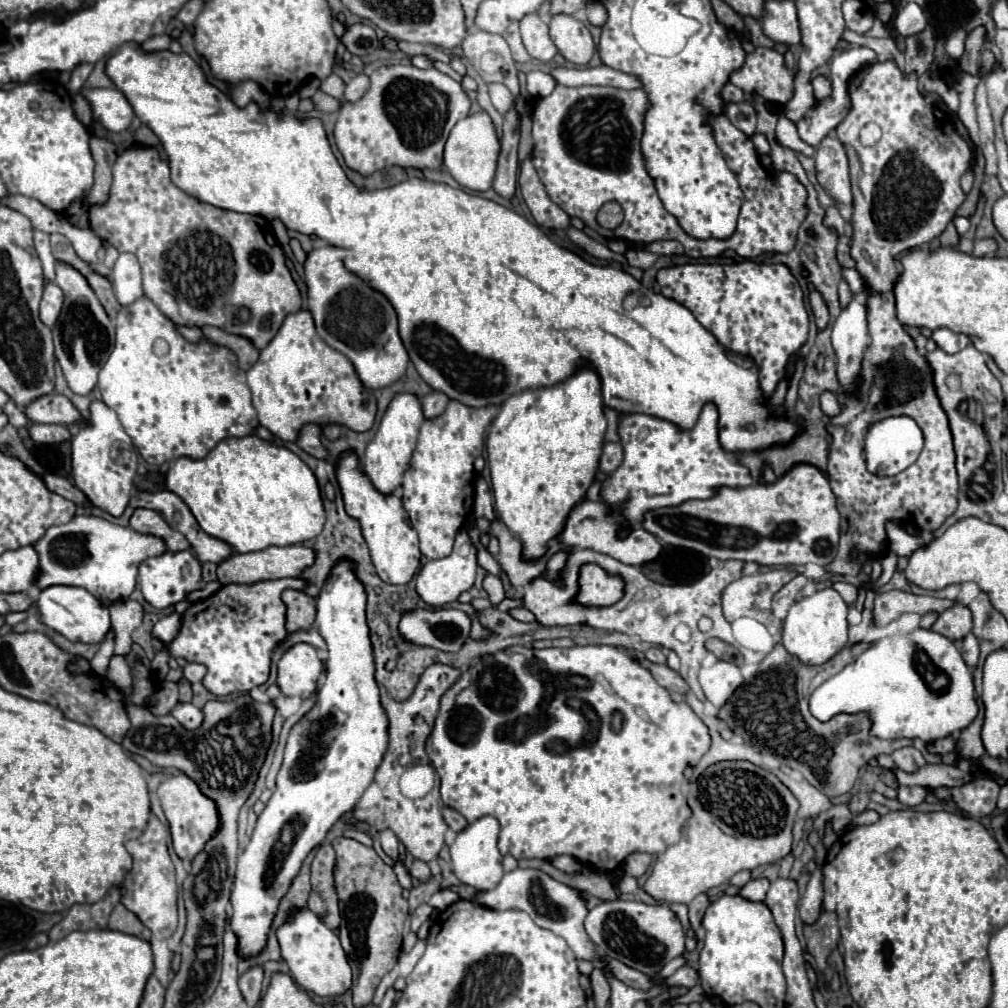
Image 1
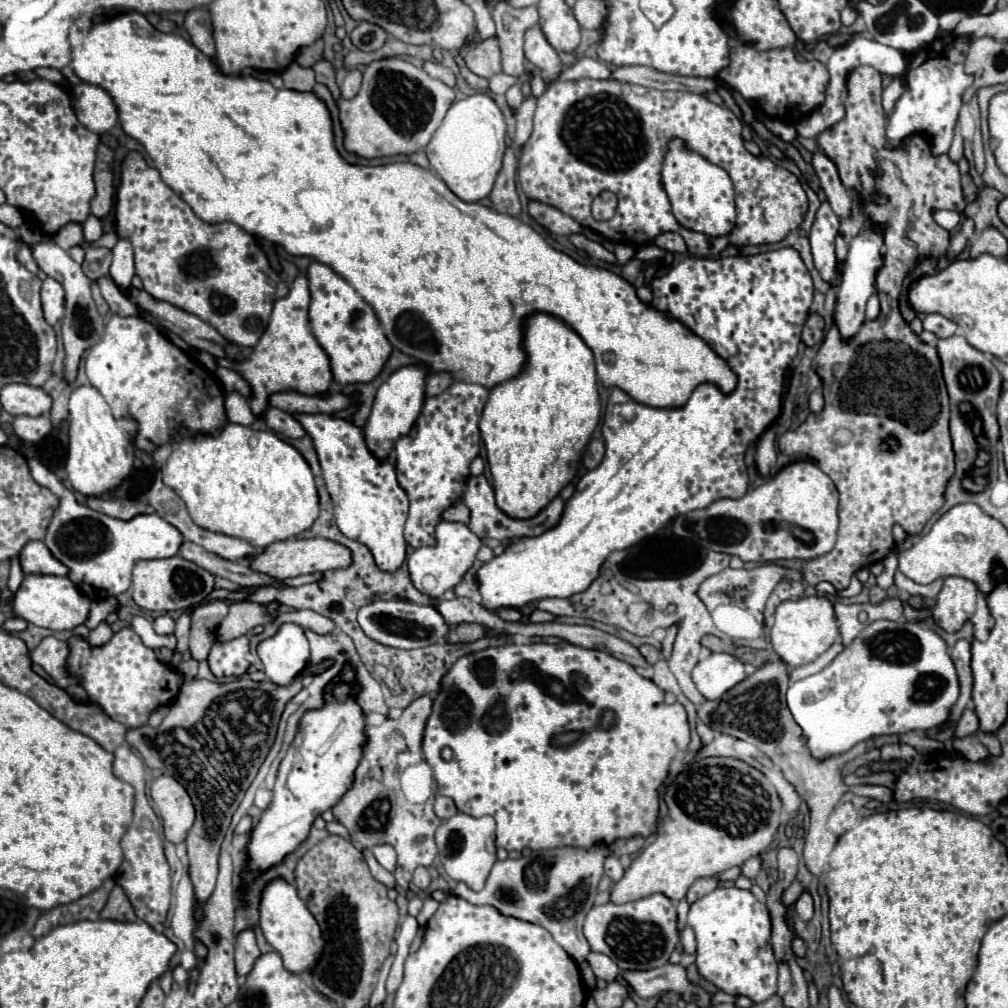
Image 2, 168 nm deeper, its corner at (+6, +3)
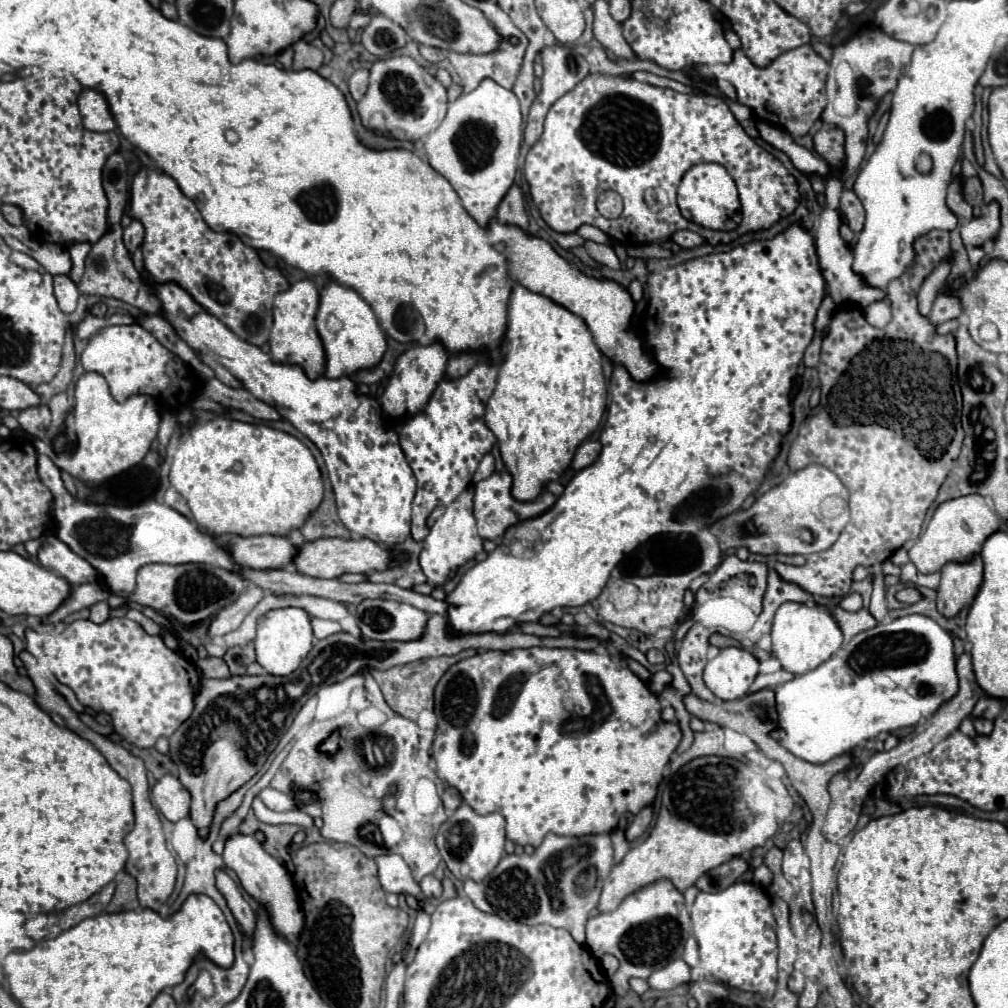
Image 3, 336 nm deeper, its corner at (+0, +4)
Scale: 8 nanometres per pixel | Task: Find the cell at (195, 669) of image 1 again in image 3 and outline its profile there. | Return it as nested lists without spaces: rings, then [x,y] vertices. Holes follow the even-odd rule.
[[[251,585],[237,601],[233,601],[231,605],[227,605],[225,609],[221,609],[217,613],[217,617],[213,619],[209,633],[213,637],[221,637],[233,629],[237,629],[241,625],[241,621],[245,619],[245,615],[263,599],[263,589],[259,589],[257,585]]]

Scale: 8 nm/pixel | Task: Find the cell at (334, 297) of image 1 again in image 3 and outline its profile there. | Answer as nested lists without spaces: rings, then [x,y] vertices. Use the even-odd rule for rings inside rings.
[[[329,283],[323,287],[315,325],[317,325],[319,337],[323,341],[323,347],[325,347],[325,375],[331,379],[351,375],[359,369],[375,367],[387,349],[385,333],[379,327],[373,309],[353,289],[347,289],[339,283]],[[331,317],[335,317],[341,323],[341,327],[335,331],[327,329]]]

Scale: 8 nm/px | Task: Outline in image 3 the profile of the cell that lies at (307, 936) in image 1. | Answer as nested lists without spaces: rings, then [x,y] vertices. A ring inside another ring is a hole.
[[[235,833],[225,839],[225,849],[221,857],[225,865],[237,873],[243,889],[257,903],[261,903],[267,909],[267,913],[271,913],[271,923],[275,925],[277,933],[285,935],[291,943],[297,943],[297,937],[303,929],[303,911],[299,909],[291,875],[285,871],[281,861],[271,857],[253,835],[243,835],[243,833]]]

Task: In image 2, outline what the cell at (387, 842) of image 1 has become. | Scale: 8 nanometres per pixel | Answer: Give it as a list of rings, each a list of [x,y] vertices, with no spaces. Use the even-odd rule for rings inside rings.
[[[385,844],[375,846],[375,848],[373,848],[373,854],[375,854],[375,858],[379,860],[379,864],[381,864],[383,868],[387,868],[389,872],[395,870],[395,866],[397,866],[397,854],[395,854],[393,846],[385,846]]]

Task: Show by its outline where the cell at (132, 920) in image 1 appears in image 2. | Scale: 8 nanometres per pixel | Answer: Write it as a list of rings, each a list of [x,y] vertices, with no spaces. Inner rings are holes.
[[[115,886],[111,890],[109,900],[107,900],[105,908],[101,910],[101,918],[103,920],[119,920],[119,922],[135,922],[137,920],[121,886]]]

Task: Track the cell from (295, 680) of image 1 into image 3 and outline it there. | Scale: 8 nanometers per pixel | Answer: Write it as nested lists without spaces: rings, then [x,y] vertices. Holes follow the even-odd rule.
[[[283,607],[283,609],[271,609],[257,621],[257,637],[255,637],[255,653],[257,663],[269,673],[269,675],[291,675],[303,657],[311,651],[315,637],[311,629],[311,617],[305,609],[299,607]]]

